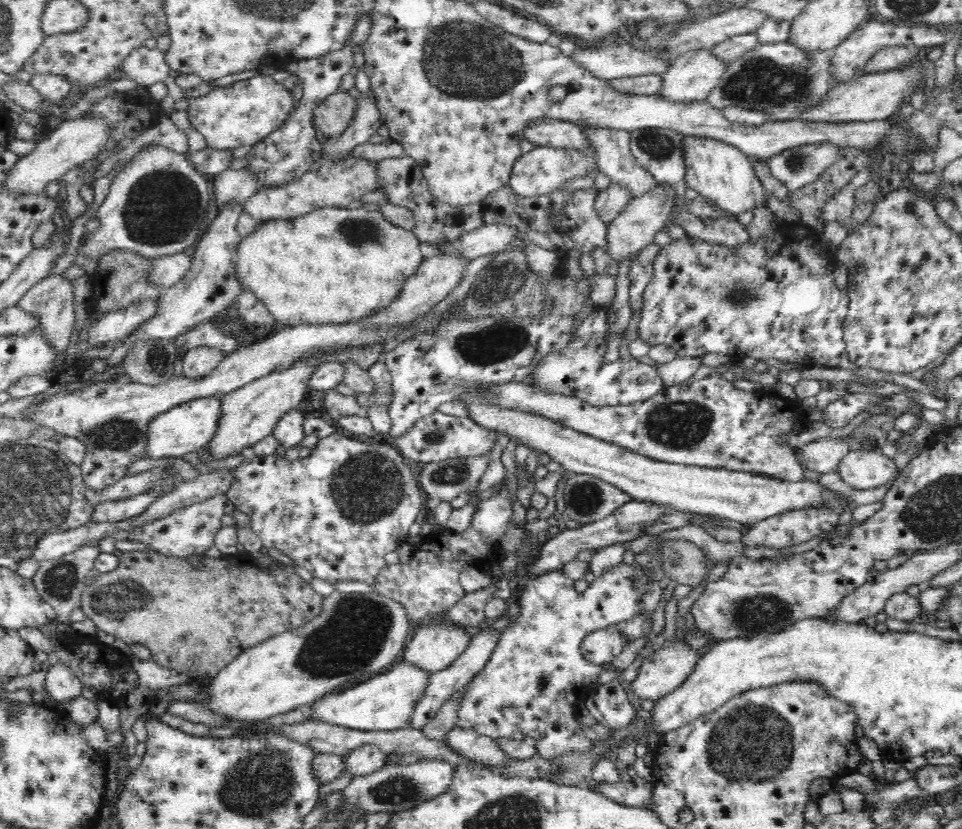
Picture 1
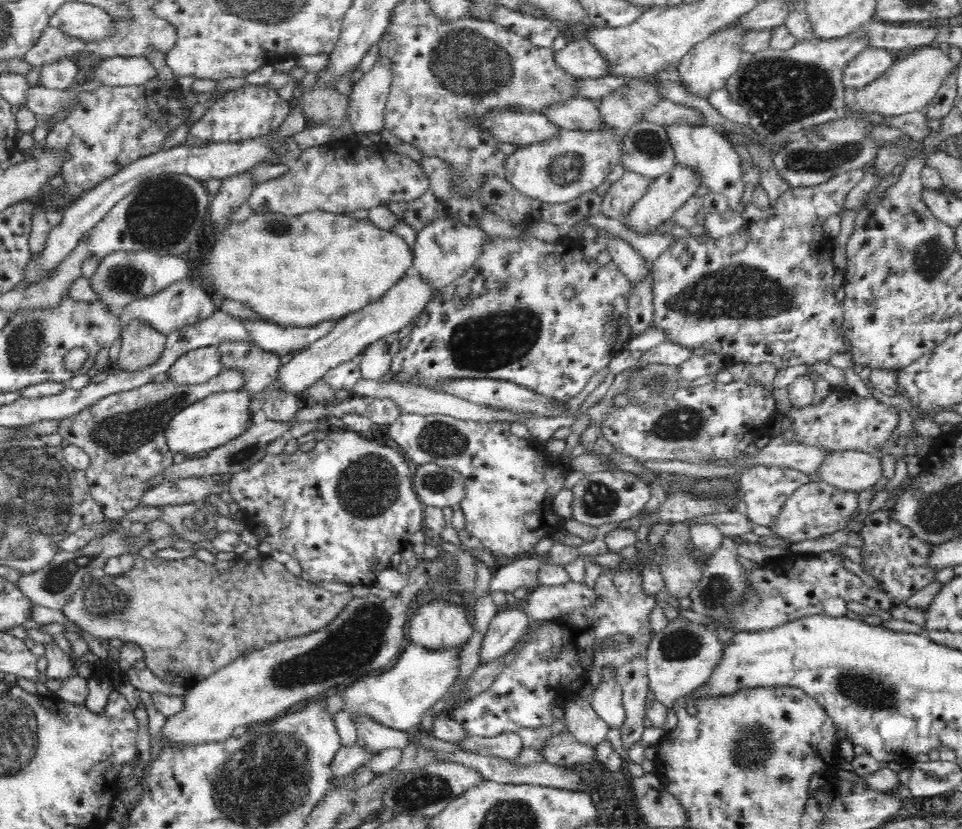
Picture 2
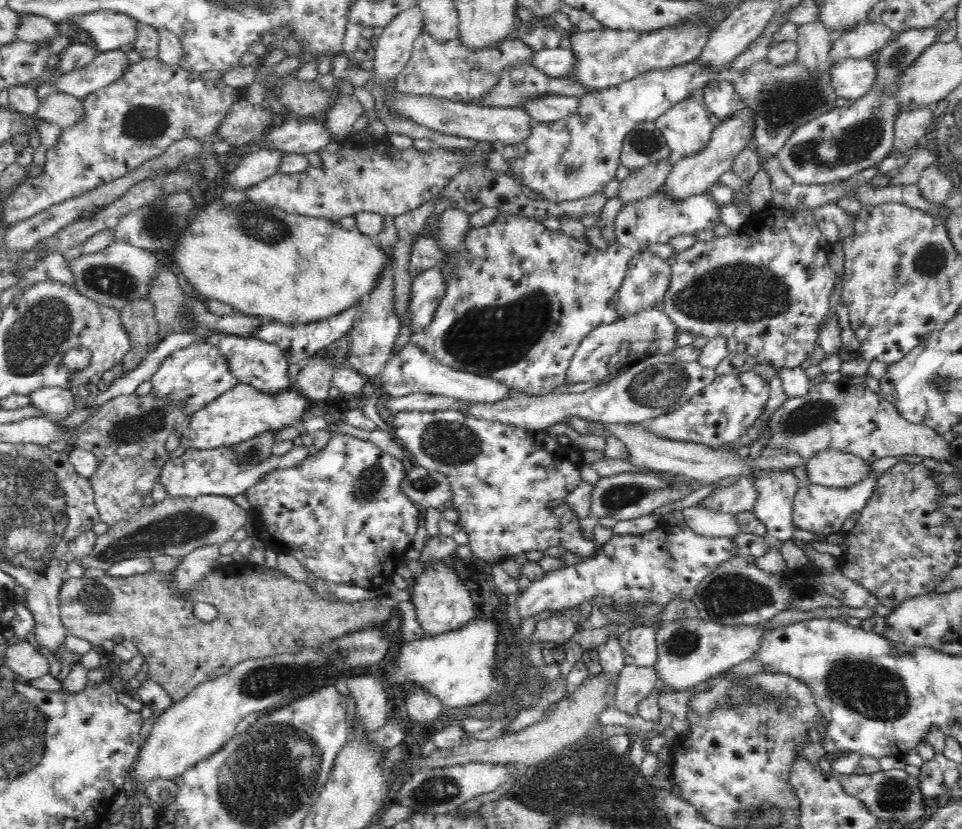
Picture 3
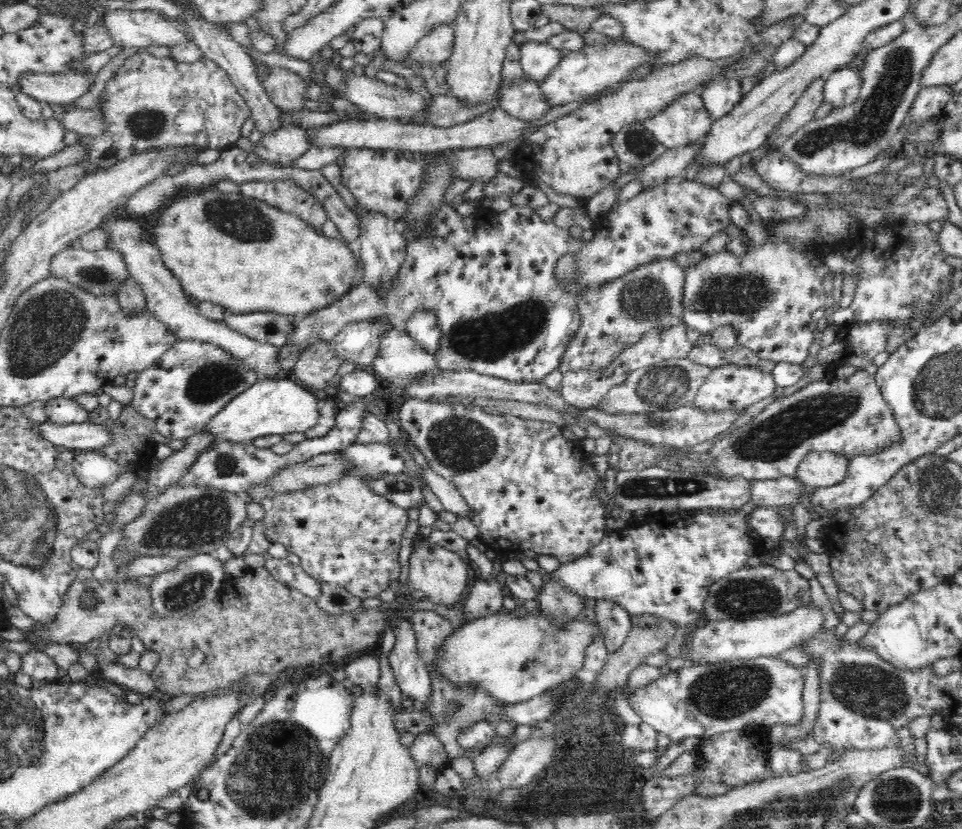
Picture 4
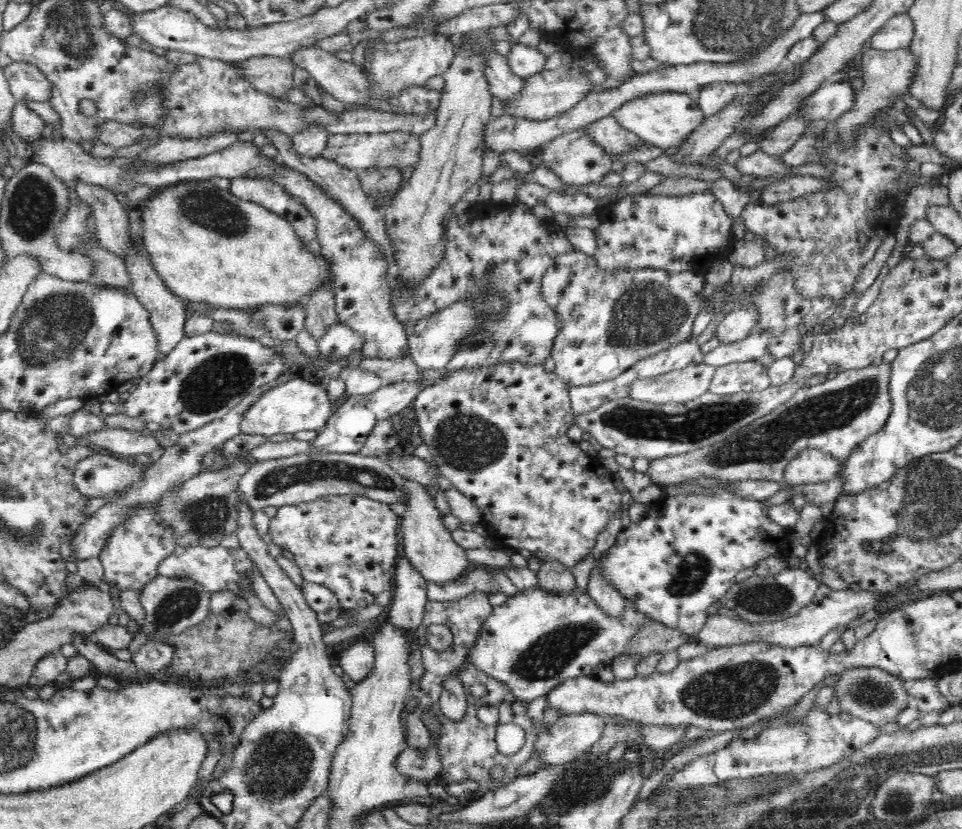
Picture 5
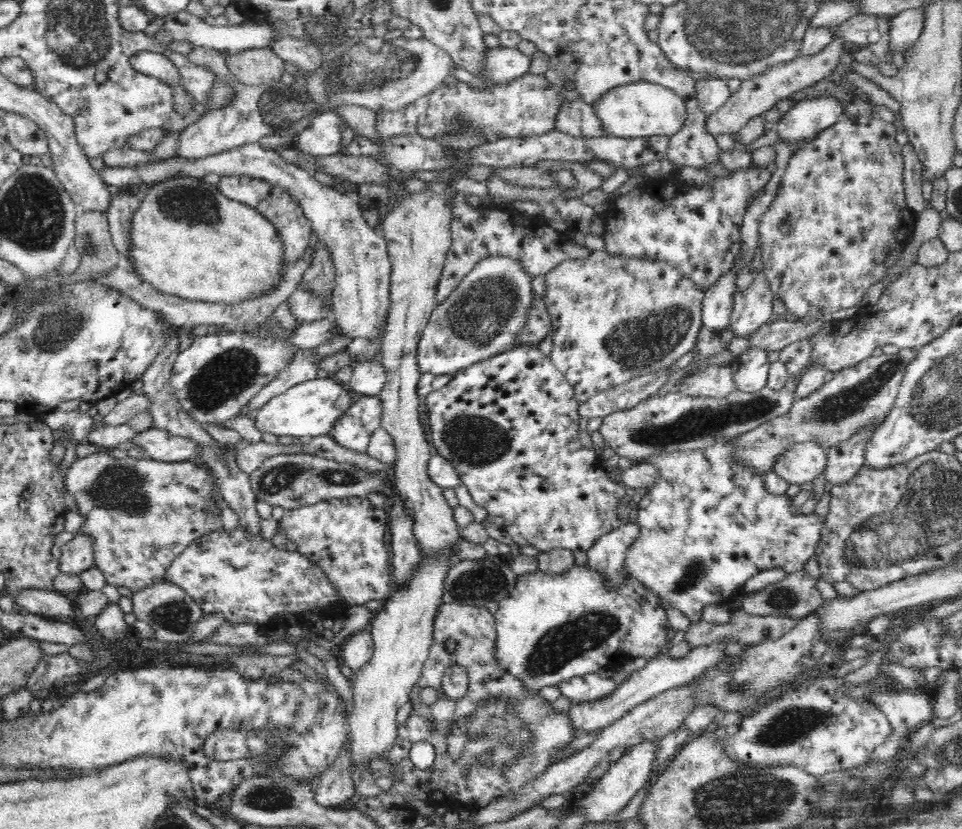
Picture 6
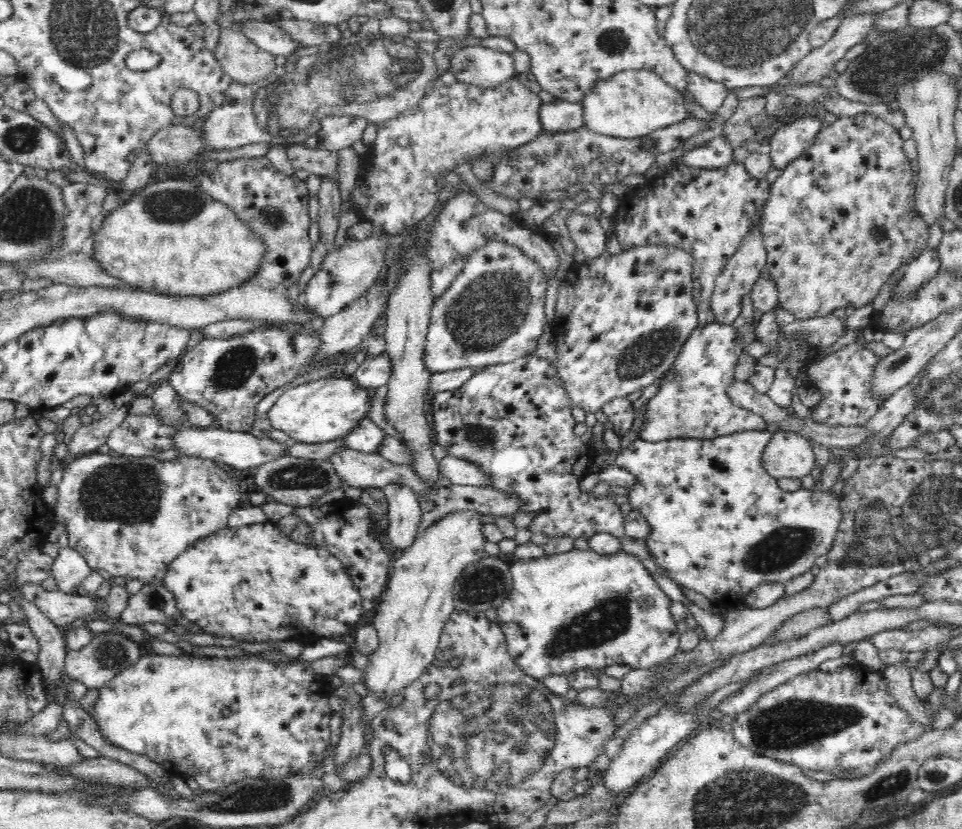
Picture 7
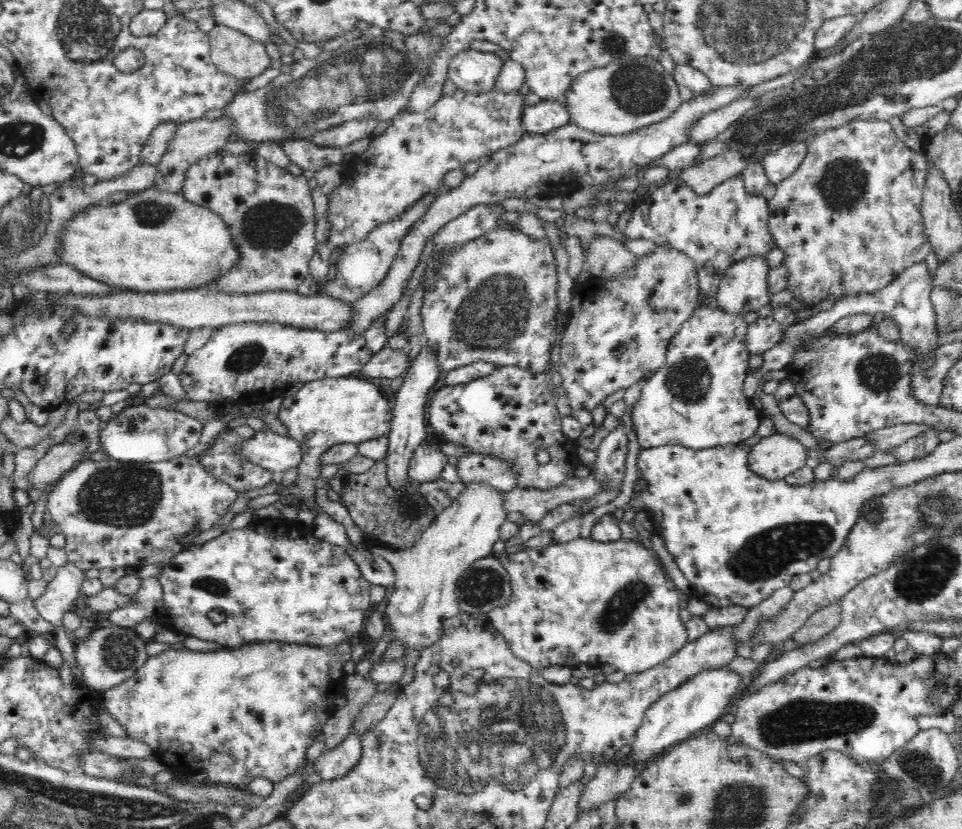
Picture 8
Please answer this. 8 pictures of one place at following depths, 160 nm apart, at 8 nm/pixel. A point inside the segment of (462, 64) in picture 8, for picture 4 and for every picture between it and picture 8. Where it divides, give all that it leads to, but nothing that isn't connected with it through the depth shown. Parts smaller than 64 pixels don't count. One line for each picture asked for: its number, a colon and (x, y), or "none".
4: (538, 59)
5: (526, 61)
6: (504, 63)
7: (483, 66)

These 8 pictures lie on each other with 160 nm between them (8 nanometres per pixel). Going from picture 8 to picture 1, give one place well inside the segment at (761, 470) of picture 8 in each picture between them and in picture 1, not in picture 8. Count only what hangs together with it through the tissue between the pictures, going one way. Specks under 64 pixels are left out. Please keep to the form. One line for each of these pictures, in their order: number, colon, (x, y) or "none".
1: (862, 470)
2: (850, 470)
3: (833, 468)
4: (819, 469)
5: (812, 466)
6: (805, 462)
7: (787, 455)

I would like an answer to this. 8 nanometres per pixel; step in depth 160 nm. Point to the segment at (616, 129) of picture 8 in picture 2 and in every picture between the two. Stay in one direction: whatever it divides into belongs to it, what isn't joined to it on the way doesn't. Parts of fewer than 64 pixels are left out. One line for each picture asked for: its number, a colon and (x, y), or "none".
2: (703, 150)
3: (687, 129)
4: (686, 121)
5: (665, 120)
6: (643, 109)
7: (634, 103)

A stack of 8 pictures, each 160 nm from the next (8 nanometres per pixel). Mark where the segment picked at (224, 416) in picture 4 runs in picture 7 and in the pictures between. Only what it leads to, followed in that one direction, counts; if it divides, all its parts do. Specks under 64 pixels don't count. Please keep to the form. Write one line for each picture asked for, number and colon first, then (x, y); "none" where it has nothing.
5: (296, 405)
6: (308, 410)
7: (319, 411)

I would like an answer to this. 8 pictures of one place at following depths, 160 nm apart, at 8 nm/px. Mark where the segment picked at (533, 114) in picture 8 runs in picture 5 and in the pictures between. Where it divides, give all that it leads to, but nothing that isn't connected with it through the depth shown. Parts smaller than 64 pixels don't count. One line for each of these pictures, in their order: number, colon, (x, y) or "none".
5: (613, 138)
6: (577, 117)
7: (560, 116)

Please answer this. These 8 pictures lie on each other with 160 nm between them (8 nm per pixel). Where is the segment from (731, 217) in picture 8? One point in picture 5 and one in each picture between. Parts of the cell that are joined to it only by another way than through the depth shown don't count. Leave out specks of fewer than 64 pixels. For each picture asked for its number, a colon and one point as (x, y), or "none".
5: (692, 231)
6: (696, 229)
7: (706, 213)

